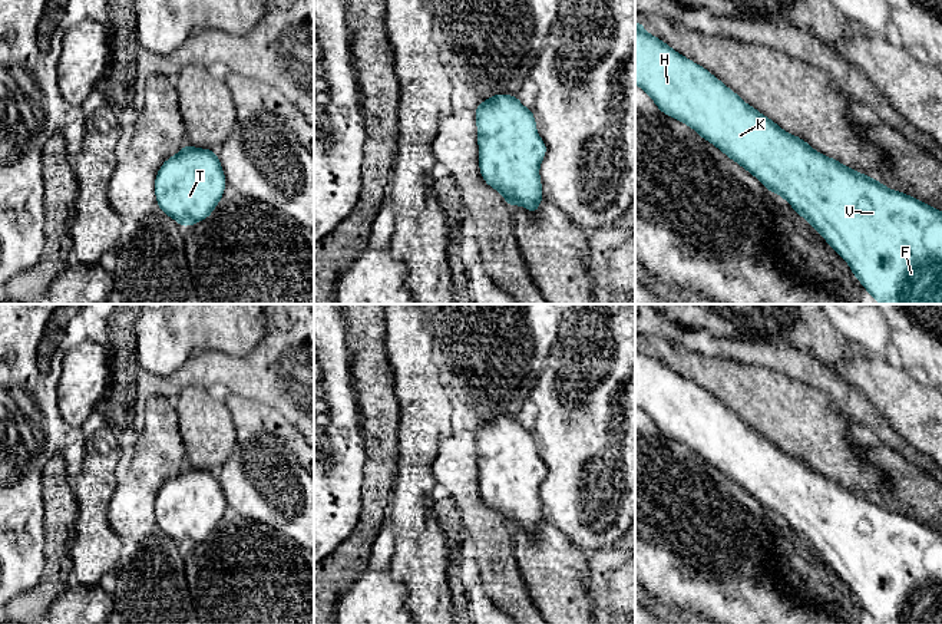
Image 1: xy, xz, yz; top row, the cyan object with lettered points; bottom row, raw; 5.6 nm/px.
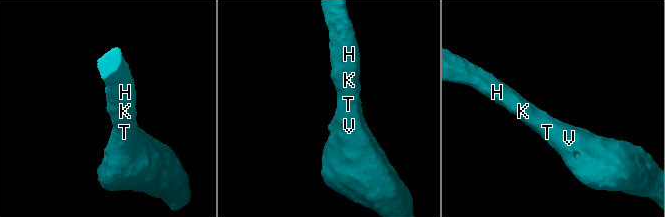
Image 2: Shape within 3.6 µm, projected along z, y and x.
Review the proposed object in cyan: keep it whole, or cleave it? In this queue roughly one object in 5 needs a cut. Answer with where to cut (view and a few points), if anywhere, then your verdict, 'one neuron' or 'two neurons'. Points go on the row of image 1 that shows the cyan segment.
no cut | one neuron

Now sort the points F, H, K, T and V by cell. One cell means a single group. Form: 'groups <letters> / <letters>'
groups F H K T V

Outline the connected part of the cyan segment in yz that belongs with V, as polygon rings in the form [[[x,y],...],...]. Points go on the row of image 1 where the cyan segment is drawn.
[[[639,20],[635,22],[635,85],[647,92],[654,100],[655,106],[667,116],[671,116],[691,129],[694,129],[703,139],[713,143],[731,161],[737,162],[753,176],[756,176],[761,185],[791,205],[791,208],[804,218],[823,238],[824,241],[849,264],[853,275],[863,284],[865,290],[880,304],[942,304],[942,211],[931,207],[926,202],[919,201],[905,192],[898,192],[885,186],[877,179],[857,172],[842,162],[826,156],[814,151],[804,139],[783,131],[776,122],[760,113],[751,105],[746,103],[736,92],[718,80],[705,67],[680,55],[670,47],[665,42],[650,34]]]

